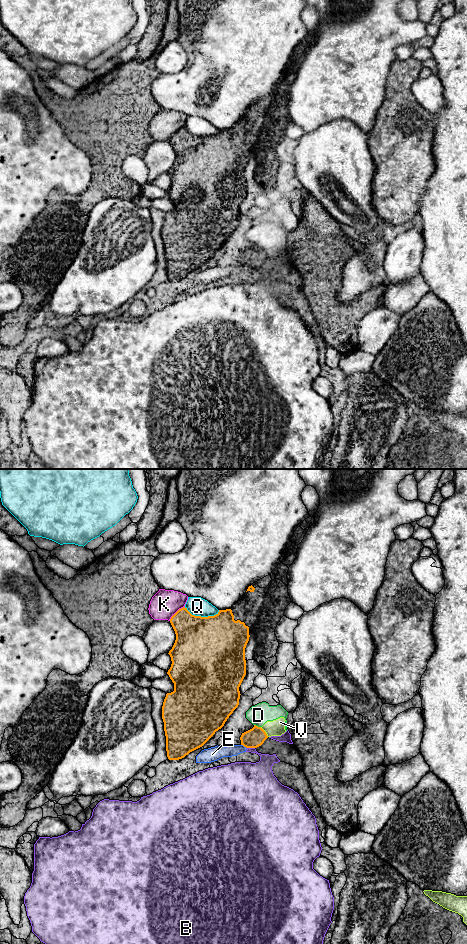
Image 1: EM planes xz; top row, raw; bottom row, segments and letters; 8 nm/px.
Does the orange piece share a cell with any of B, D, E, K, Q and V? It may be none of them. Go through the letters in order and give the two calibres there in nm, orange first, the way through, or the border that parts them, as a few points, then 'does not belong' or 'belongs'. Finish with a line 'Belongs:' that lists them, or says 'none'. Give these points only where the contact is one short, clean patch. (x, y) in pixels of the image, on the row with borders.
B: 160 nm thick on the orange side, 260 nm on the other; does not belong
D: 160 nm thick on the orange side, 170 nm on the other; does not belong
E: 160 nm thick on the orange side, 110 nm on the other; border along xz (241, 744), (246, 748); does not belong
K: 320 nm thick on the orange side, 220 nm on the other; does not belong
Q: 500 nm thick on the orange side, 150 nm on the other; does not belong
V: 160 nm thick on the orange side, 130 nm on the other; border along xz (260, 727), (268, 736); does not belong
Belongs: none

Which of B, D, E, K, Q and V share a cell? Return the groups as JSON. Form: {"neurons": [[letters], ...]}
{"neurons": [["B"], ["D", "V"], ["E"], ["K"], ["Q"]]}

